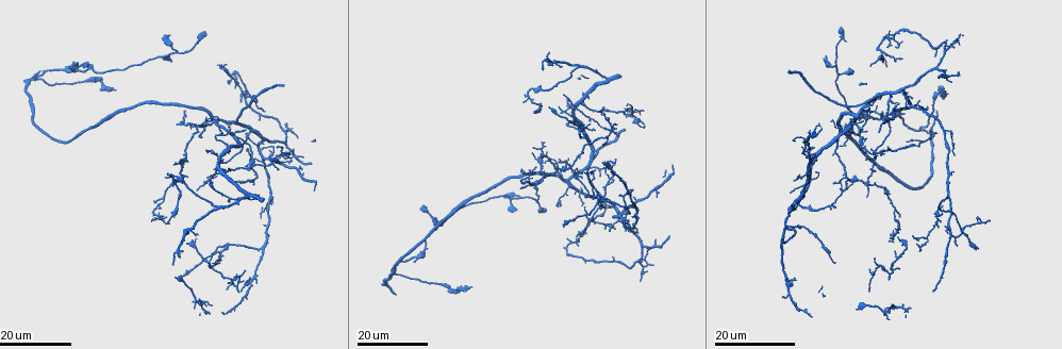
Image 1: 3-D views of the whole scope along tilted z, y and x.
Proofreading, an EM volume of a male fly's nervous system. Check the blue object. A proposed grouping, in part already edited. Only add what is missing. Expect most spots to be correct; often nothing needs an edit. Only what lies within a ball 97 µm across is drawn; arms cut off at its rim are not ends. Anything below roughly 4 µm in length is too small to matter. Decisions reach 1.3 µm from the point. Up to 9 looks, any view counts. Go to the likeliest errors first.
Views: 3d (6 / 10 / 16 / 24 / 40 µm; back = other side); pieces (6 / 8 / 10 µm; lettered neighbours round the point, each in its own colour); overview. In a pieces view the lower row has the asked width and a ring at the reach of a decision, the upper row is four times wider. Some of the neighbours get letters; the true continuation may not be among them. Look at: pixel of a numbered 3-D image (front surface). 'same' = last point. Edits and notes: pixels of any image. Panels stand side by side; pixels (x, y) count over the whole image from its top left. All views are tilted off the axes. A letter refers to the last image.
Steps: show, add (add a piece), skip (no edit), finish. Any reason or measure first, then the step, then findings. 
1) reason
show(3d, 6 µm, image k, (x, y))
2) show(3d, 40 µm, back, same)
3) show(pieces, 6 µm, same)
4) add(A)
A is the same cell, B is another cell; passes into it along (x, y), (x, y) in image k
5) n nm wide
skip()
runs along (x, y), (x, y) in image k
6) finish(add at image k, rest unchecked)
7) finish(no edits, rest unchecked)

long arm stops here
show(3d, 16 µm, image 1, (807, 131))

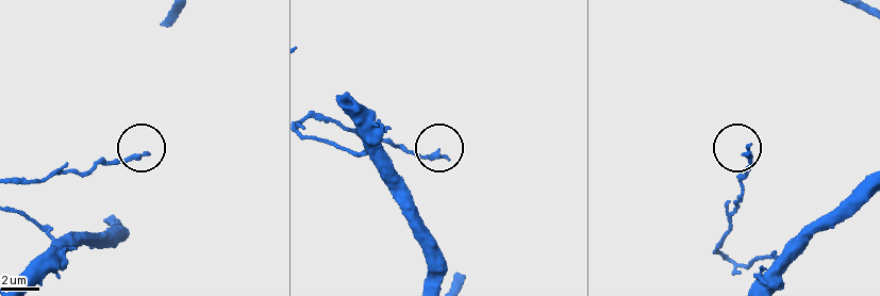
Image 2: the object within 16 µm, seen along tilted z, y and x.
see the neighbours
show(pieces, 8 µm, image 2, (748, 148))

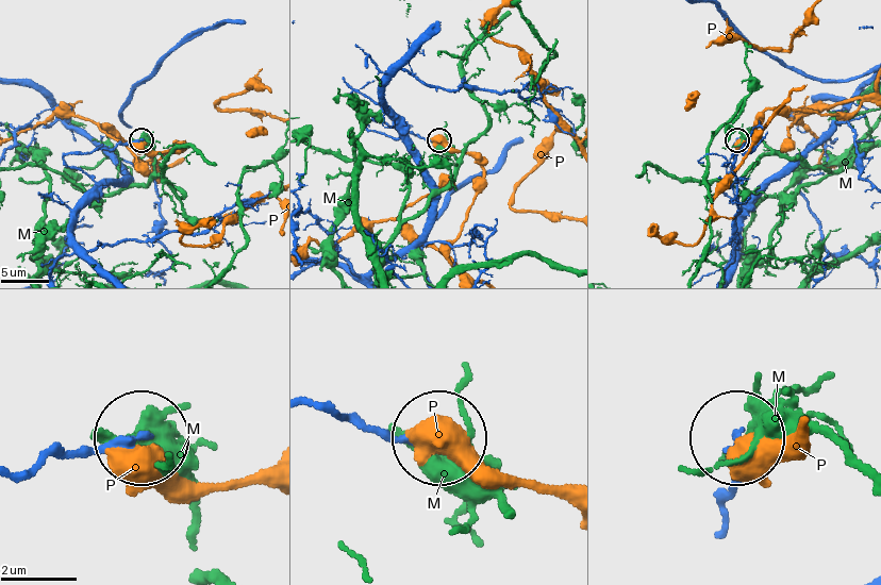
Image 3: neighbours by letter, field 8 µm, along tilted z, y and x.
skip()
M and P are other cells; runs along (18, 475), (55, 457), (137, 444) in image 3; none of them fits

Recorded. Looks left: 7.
long arm stops here
show(3d, 24 µm, image 1, (848, 179))

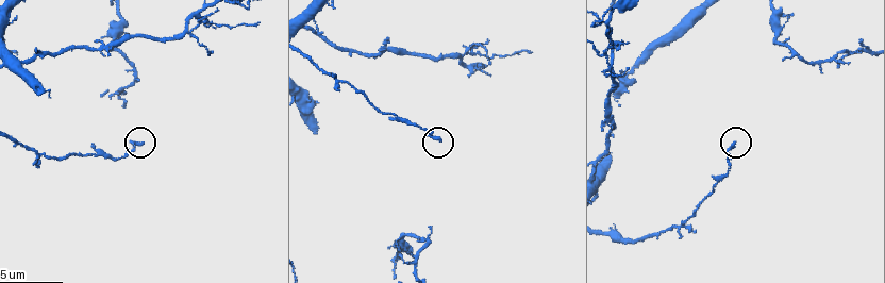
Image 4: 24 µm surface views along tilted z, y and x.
show(pieces, 8 µm, image 4, (437, 137))

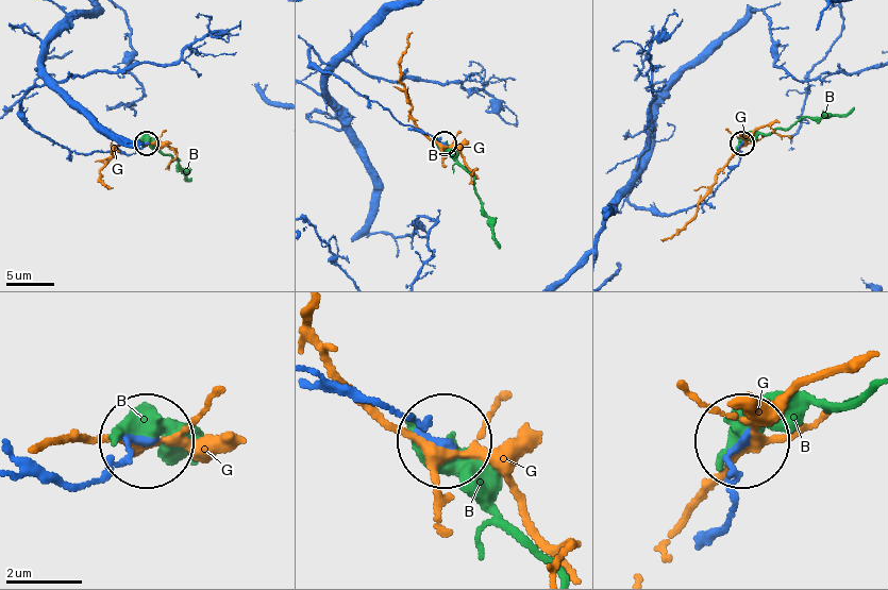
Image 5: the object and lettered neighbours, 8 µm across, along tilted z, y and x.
210 nm wide
skip()
B and G are other cells; runs along (21, 107), (35, 131), (71, 152), (130, 154), (146, 144) in image 5; no lettered piece goes on from it

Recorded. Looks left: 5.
free end
show(3d, 16 µm, image 1, (185, 158))

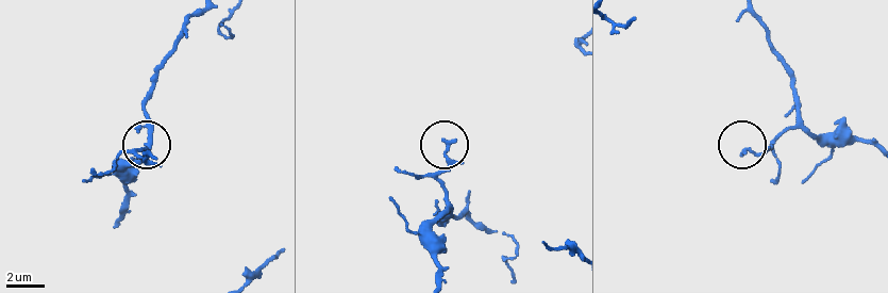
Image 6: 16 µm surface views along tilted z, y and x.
show(pieces, 8 µm, image 6, (154, 159))

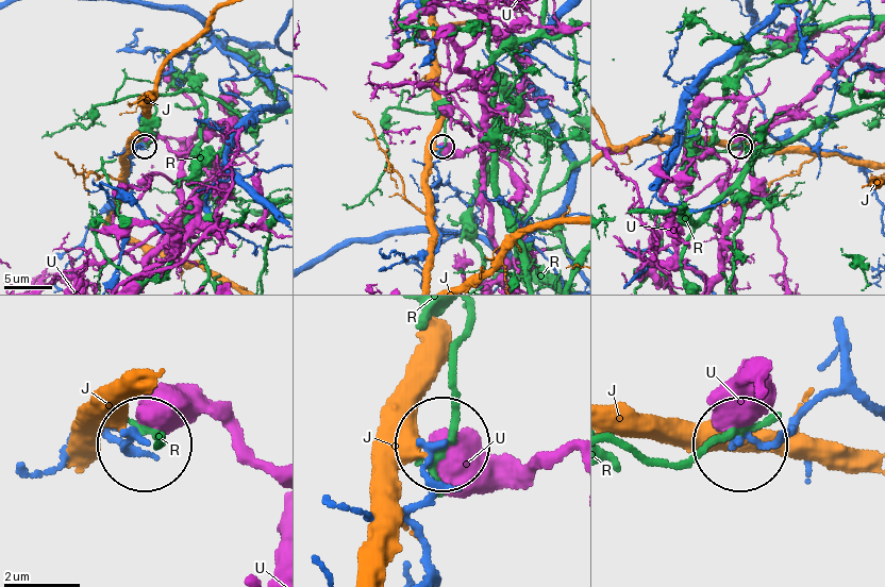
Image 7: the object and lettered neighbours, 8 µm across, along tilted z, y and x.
skip()
J, R and U are other cells; none of them fits

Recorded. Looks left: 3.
tapers out
show(3d, 16 µm, image 1, (537, 203))

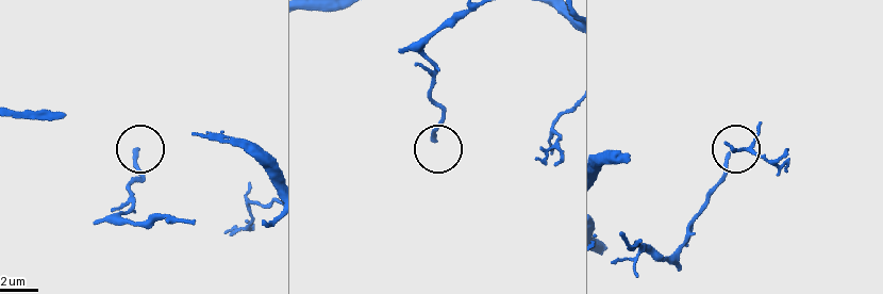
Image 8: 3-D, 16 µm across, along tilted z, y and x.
show(pieces, 10 µm, image 8, (134, 148))

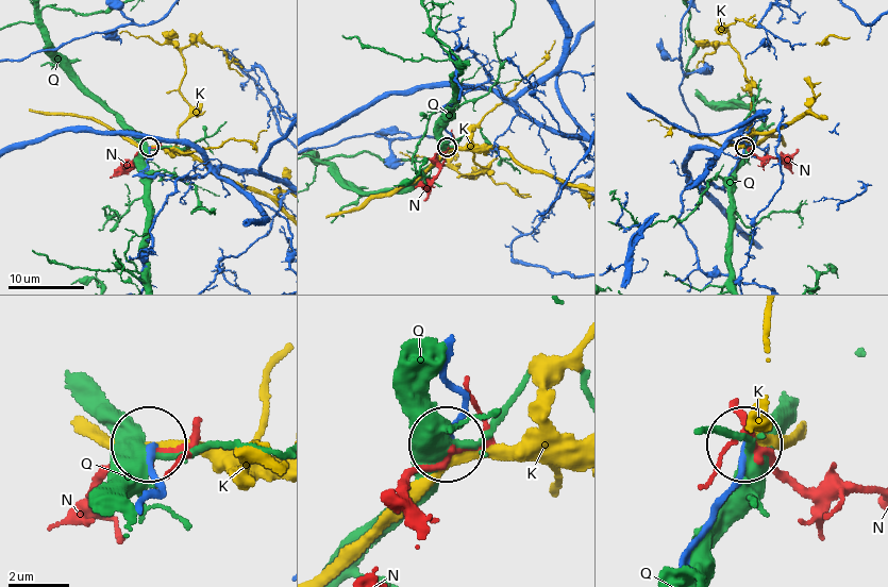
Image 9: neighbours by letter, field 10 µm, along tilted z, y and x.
skip()
K, N and Q are other cells; runs along (680, 571), (744, 450) in image 9; no lettered piece goes on from it

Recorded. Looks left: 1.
finish(no edits, rest unchecked)

